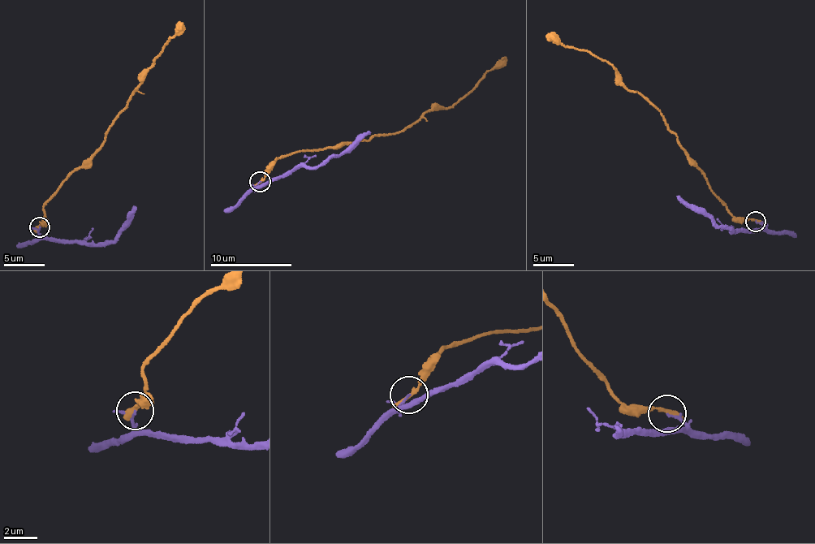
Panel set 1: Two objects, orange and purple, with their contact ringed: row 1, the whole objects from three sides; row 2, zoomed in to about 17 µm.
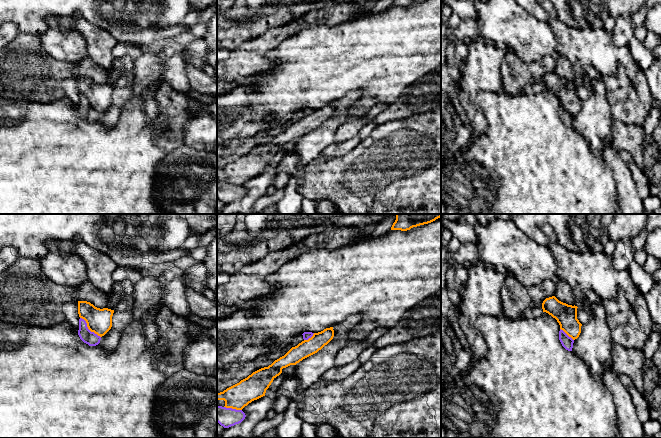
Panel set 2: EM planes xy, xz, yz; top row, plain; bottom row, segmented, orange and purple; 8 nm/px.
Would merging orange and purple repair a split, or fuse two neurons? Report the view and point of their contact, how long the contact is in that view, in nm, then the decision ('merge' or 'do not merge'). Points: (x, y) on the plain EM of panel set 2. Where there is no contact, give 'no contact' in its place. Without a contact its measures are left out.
meets orange in xy at (88, 104); contact 240 nm long; do not merge

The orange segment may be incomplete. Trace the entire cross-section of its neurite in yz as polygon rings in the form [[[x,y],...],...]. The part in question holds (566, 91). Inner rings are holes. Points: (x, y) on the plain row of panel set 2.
[[[555,72],[546,74],[542,79],[543,88],[557,96],[560,105],[573,116],[581,109],[582,100],[577,95],[577,82],[568,81],[559,77]]]

